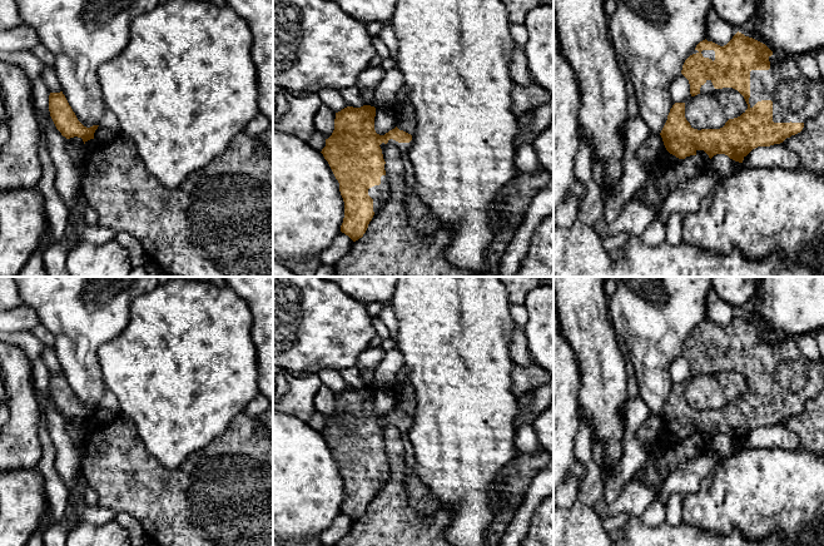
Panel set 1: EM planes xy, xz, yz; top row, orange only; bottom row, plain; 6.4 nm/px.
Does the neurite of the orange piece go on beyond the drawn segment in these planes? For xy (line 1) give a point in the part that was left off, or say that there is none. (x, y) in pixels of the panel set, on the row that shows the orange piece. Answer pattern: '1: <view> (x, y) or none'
1: none

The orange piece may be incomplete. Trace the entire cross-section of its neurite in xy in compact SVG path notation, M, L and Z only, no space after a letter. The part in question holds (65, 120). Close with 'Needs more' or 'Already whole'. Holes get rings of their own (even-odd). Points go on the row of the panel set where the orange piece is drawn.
M63 91L50 93L49 111L56 129L66 139L78 136L83 139L84 144L94 139L94 133L99 125L93 125L90 128L84 126L78 120Z. Already whole

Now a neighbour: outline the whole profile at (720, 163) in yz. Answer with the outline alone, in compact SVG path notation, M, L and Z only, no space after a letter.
M716 154L714 155L708 165L716 173L725 175L725 177L731 177L735 175L743 167L741 163L735 162L730 159L725 154Z

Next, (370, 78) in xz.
M369 65L359 74L358 83L356 86L359 90L374 89L381 83L384 74L386 74L386 70L381 65L379 66Z

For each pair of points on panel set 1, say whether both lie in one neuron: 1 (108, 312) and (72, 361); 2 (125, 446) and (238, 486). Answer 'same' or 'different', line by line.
1: same
2: same

